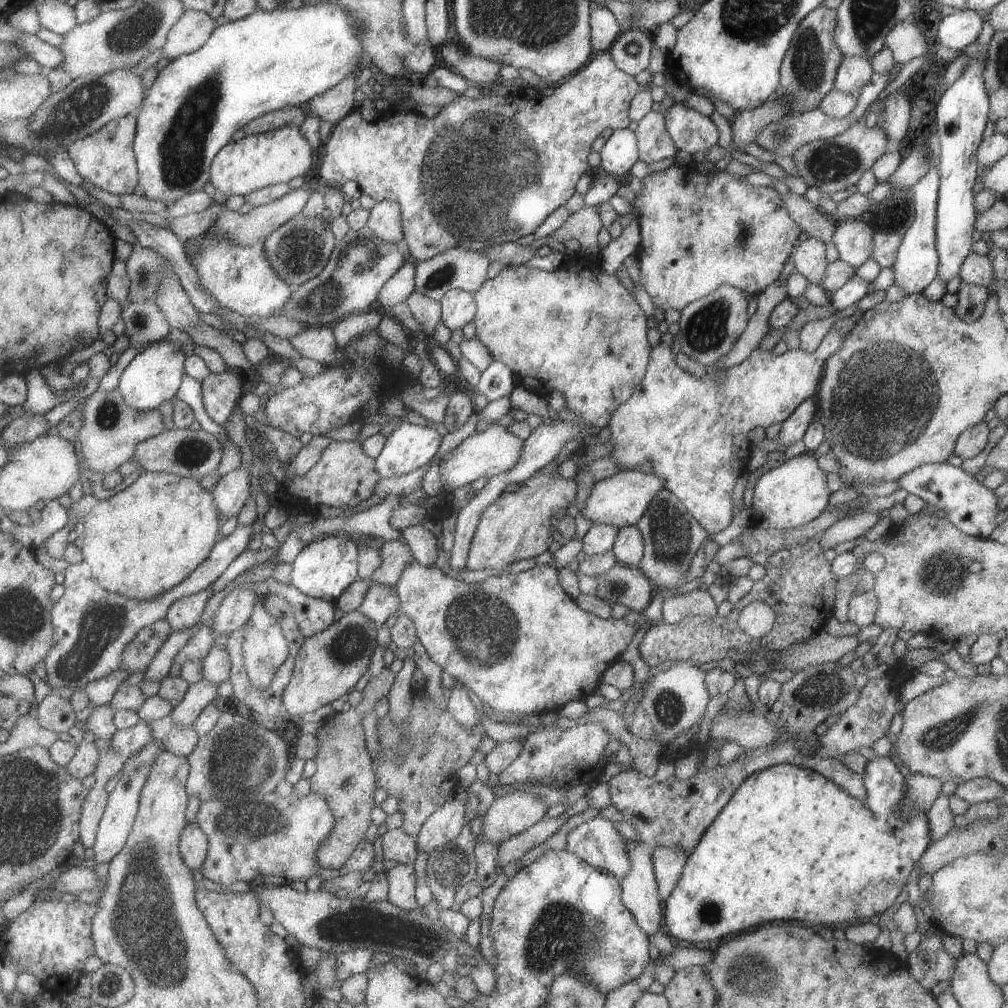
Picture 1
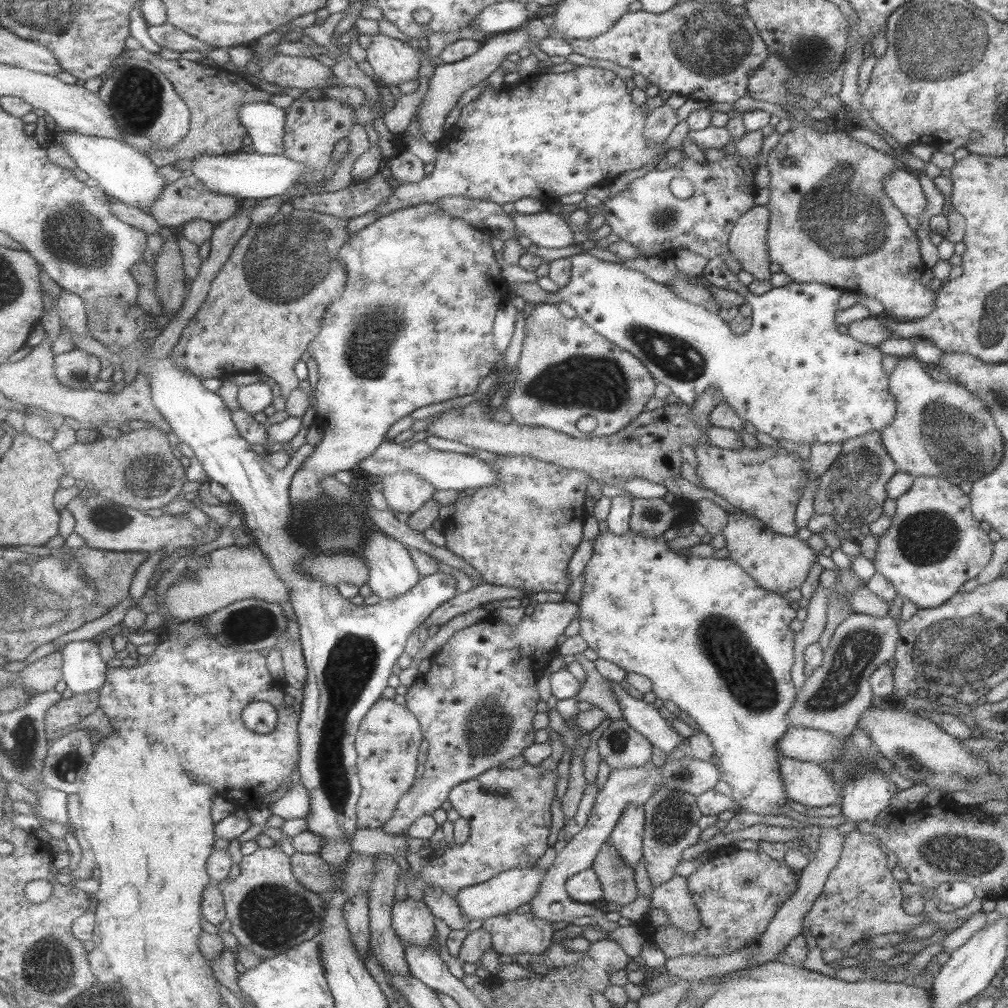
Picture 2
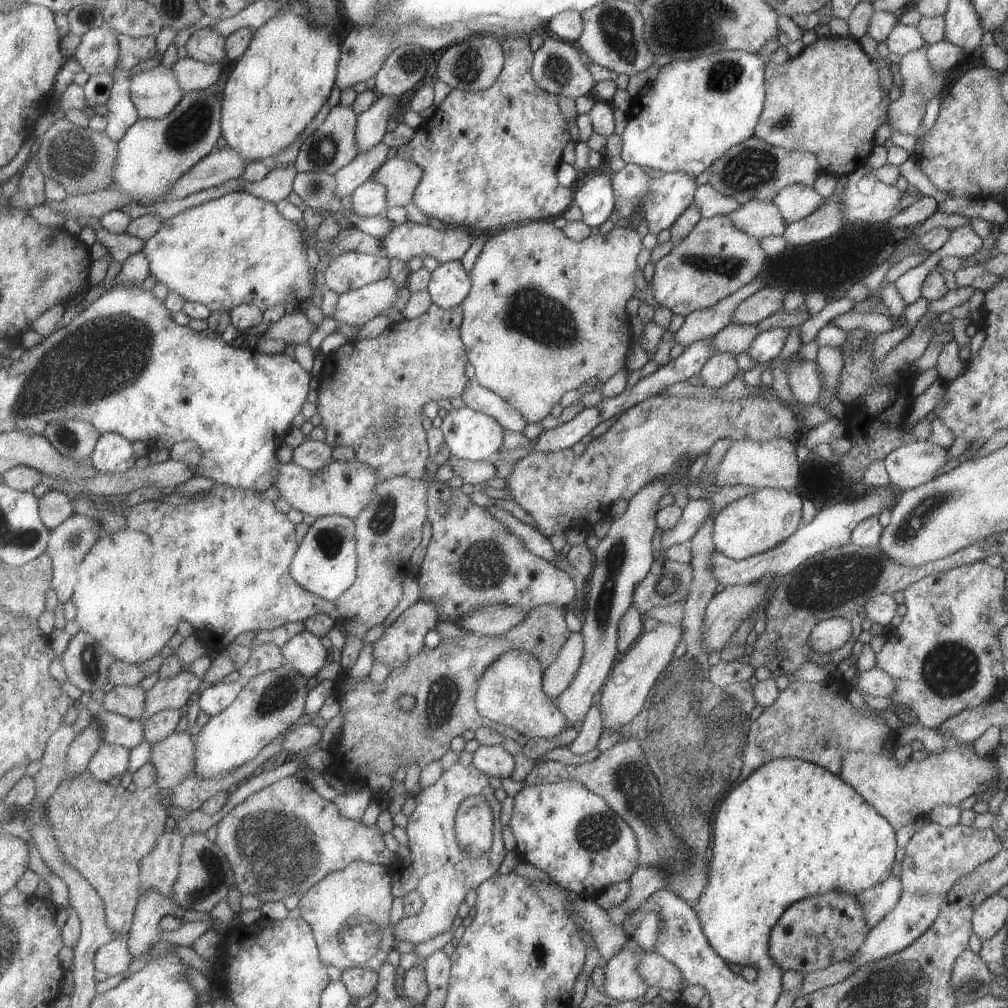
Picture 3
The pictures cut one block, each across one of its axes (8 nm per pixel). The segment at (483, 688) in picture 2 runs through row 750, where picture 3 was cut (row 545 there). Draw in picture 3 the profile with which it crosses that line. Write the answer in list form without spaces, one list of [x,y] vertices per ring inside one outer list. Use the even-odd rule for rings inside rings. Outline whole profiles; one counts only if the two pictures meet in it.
[[[428,473],[424,479],[431,482],[429,520],[433,526],[433,536],[420,571],[421,596],[441,606],[442,621],[456,623],[466,613],[484,605],[516,605],[529,612],[550,603],[568,607],[574,602],[579,595],[580,583],[568,572],[530,552],[520,536],[510,532],[484,507],[474,504],[470,495],[462,492],[462,489],[450,488],[447,482],[437,478],[437,474]]]

